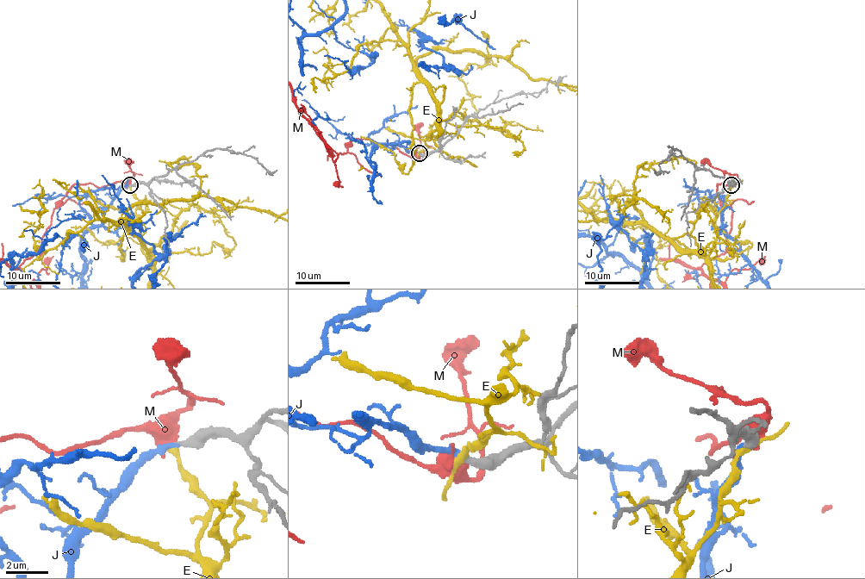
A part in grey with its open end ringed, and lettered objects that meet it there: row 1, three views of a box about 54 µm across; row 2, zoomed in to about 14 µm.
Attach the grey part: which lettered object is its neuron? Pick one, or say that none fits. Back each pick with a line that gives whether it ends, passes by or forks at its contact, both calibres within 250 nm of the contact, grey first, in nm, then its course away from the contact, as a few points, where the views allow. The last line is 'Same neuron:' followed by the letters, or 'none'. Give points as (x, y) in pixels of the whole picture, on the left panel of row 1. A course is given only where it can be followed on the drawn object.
J: it ends there; 360 nm thick on the grey side, 260 nm on the other
Same neuron: J

